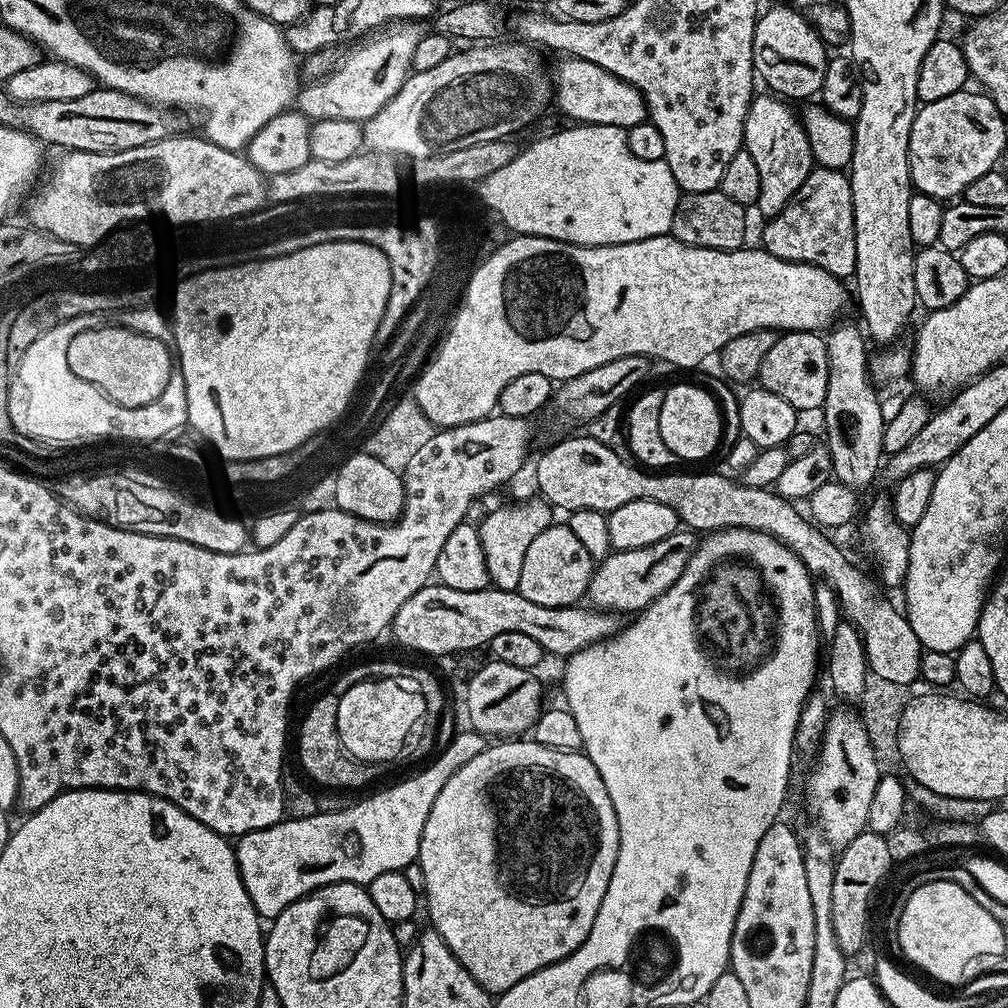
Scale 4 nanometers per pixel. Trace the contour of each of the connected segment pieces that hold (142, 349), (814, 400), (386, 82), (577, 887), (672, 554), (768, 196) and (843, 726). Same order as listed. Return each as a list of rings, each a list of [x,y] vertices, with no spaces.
[[[105,326],[74,334],[70,346],[66,346],[66,362],[78,378],[102,390],[113,404],[144,407],[166,390],[174,367],[174,352],[158,338],[136,333],[132,328]]]
[[[786,332],[777,335],[770,354],[760,367],[758,377],[759,387],[770,390],[770,394],[778,394],[778,398],[786,398],[790,406],[796,408],[797,413],[812,412],[823,409],[826,398],[826,386],[828,385],[828,342],[820,332]]]
[[[410,22],[355,45],[350,50],[353,51],[329,74],[297,91],[293,109],[313,121],[328,118],[361,123],[369,120],[411,75],[414,52],[426,34],[421,28],[419,23]]]
[[[504,738],[489,743],[482,754],[470,758],[470,762],[459,768],[454,778],[450,778],[450,782],[438,790],[438,798],[434,798],[434,806],[430,806],[430,818],[426,818],[426,826],[422,830],[418,863],[422,866],[422,900],[428,903],[431,931],[439,934],[442,942],[450,946],[454,958],[458,958],[468,973],[493,994],[506,992],[510,986],[522,982],[522,978],[533,976],[546,966],[564,960],[571,952],[578,950],[582,942],[586,942],[590,926],[594,926],[598,906],[602,906],[602,898],[606,898],[606,886],[610,886],[610,874],[614,874],[614,862],[618,858],[619,825],[614,814],[614,802],[610,802],[610,794],[606,794],[606,782],[602,782],[598,766],[594,766],[594,762],[590,762],[583,751],[554,750],[531,738]]]
[[[675,532],[646,547],[610,552],[607,558],[599,561],[593,569],[586,593],[589,605],[617,614],[636,614],[643,611],[666,589],[676,584],[699,541],[697,533]]]
[[[756,94],[752,97],[752,105],[746,114],[743,149],[754,158],[761,178],[761,189],[758,191],[755,207],[760,208],[764,218],[771,218],[783,210],[790,198],[794,198],[798,186],[802,186],[802,182],[806,182],[806,178],[812,173],[814,161],[804,121],[792,109],[795,107],[787,99],[775,94],[767,95]]]
[[[844,708],[836,712],[835,709],[829,715],[828,724],[824,727],[824,737],[820,739],[820,747],[816,749],[812,762],[812,769],[808,772],[808,785],[804,788],[804,800],[808,803],[809,814],[816,819],[821,834],[825,836],[823,839],[833,849],[839,850],[854,842],[854,838],[858,838],[858,834],[867,829],[874,786],[878,786],[882,775],[882,765],[875,758],[874,747],[867,737],[863,719],[856,712],[847,712]]]

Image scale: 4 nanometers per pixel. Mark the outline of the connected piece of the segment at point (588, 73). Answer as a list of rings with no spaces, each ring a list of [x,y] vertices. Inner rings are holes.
[[[564,58],[561,61],[556,72],[554,68],[554,104],[572,119],[569,121],[582,124],[609,124],[627,130],[649,119],[648,103],[634,86],[602,70],[602,66],[594,66],[594,62],[575,58]]]

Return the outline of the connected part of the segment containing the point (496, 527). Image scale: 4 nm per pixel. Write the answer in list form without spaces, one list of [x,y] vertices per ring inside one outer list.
[[[520,500],[517,504],[504,504],[496,508],[484,521],[479,521],[482,554],[486,554],[486,570],[493,588],[514,591],[519,589],[522,578],[522,561],[526,550],[542,530],[551,528],[554,523],[554,509],[547,500]]]

